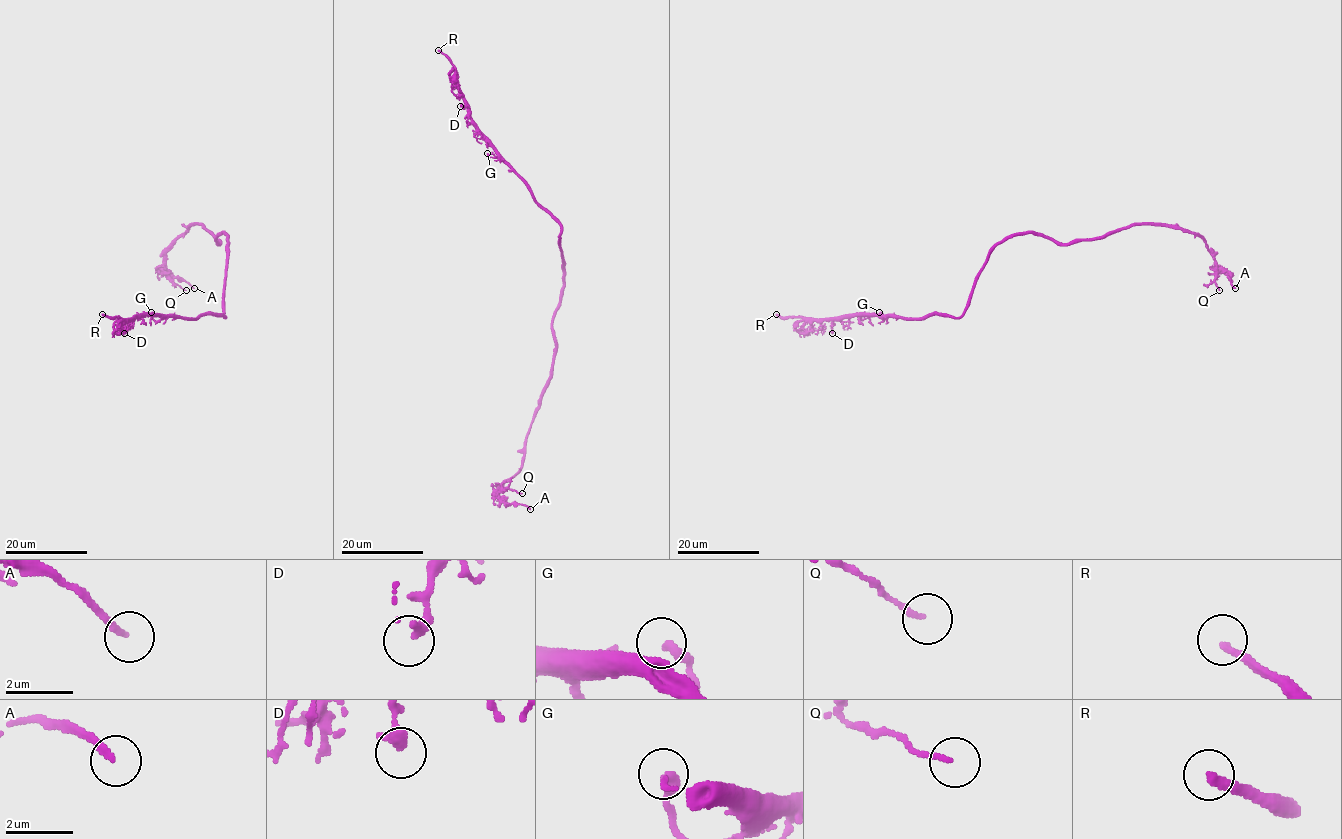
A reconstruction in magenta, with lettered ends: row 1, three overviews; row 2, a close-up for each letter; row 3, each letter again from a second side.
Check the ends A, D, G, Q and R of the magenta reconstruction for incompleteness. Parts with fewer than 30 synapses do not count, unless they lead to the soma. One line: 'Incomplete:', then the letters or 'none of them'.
Incomplete: R

